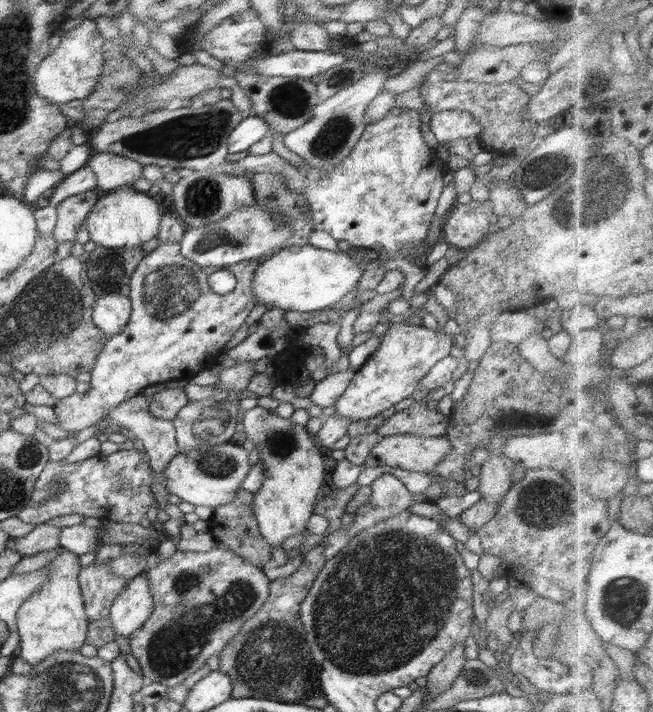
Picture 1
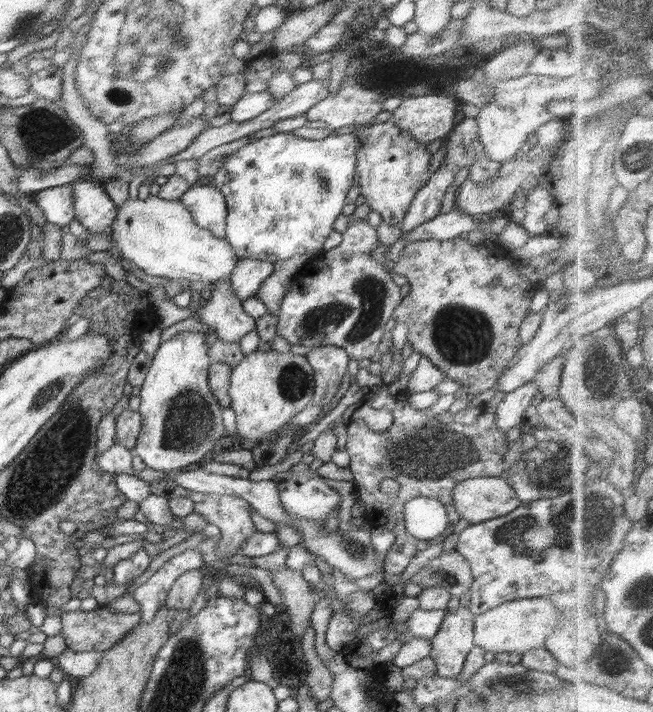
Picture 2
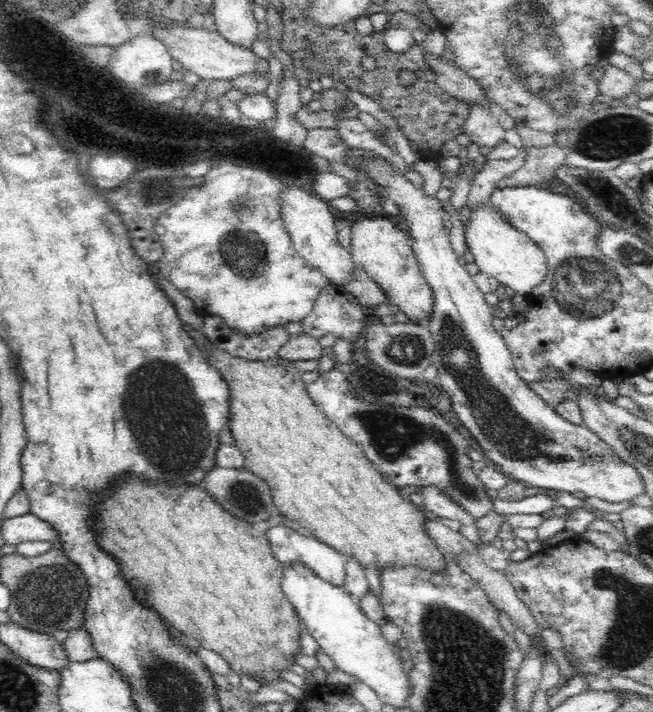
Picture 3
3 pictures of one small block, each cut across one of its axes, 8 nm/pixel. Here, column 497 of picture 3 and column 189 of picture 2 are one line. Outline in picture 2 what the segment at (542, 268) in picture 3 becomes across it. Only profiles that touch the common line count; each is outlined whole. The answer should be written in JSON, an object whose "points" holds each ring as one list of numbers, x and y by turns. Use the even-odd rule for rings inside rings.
{"points":[[150,195,147,199,128,199,117,207,114,222,108,225,110,240,126,260,136,264,140,270,152,276,162,276,167,279,188,278,197,286,215,283,220,279,228,279,234,271,238,256,225,238,214,236,208,229,200,228,192,218,192,212,178,200,166,200]]}

